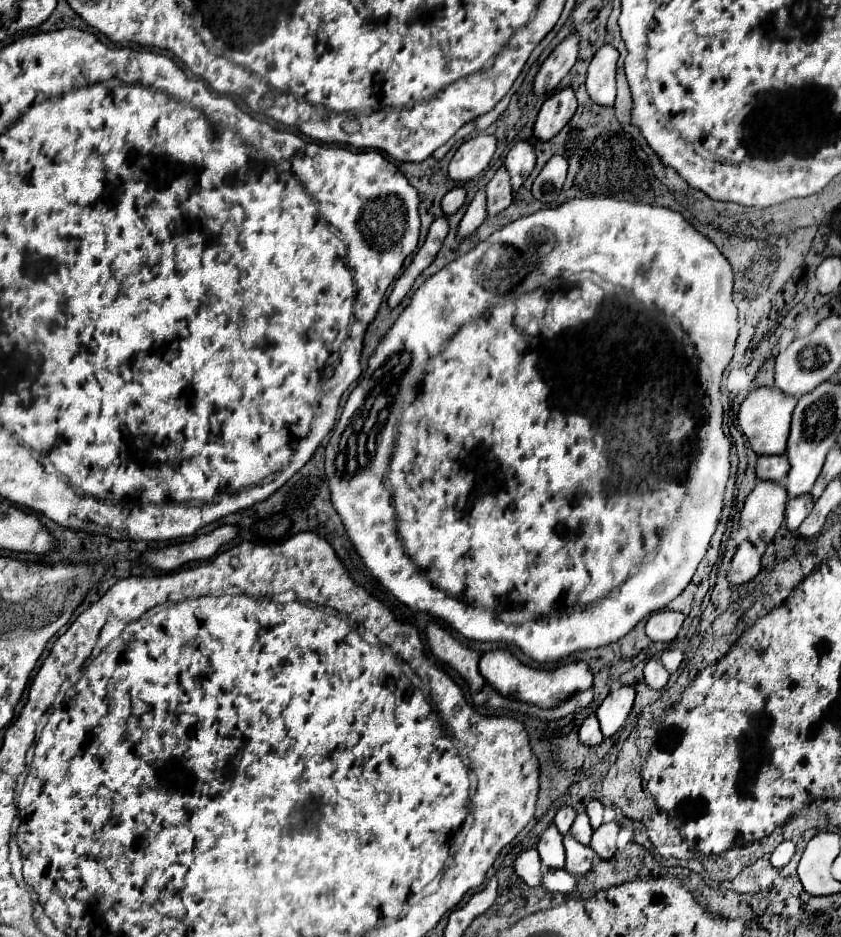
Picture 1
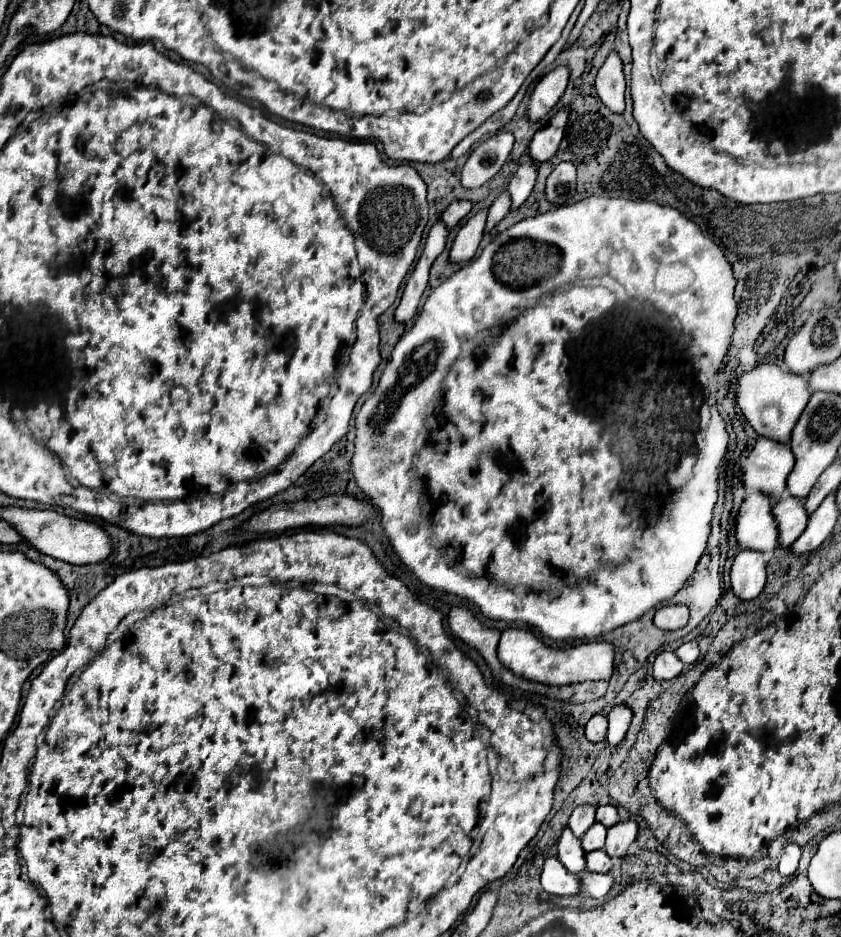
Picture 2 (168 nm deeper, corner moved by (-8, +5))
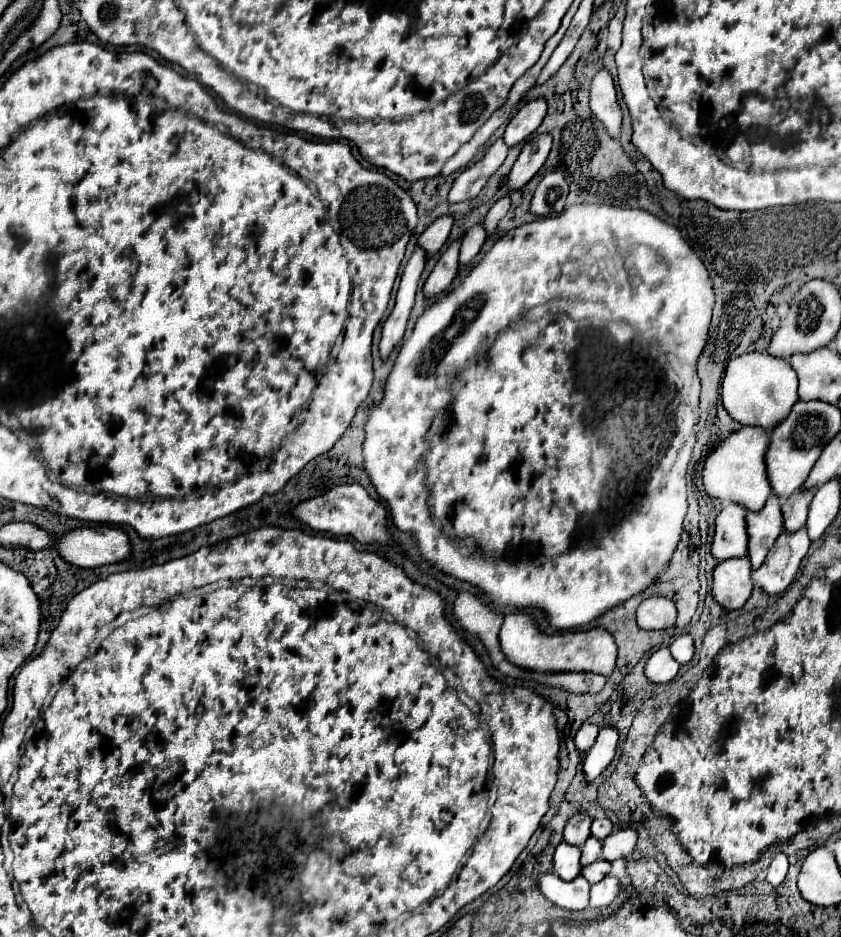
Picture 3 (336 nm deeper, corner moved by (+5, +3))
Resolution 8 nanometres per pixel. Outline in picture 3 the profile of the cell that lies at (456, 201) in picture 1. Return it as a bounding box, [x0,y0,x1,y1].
[418,216,454,256]

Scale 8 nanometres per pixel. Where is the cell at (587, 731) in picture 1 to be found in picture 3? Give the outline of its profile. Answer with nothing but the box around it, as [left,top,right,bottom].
[576,722,598,752]

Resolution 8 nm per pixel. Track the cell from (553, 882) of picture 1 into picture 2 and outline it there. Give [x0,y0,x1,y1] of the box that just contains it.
[579,870,615,900]

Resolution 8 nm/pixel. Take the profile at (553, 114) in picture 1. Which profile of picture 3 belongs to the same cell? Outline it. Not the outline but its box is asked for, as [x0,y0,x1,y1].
[508,134,552,190]

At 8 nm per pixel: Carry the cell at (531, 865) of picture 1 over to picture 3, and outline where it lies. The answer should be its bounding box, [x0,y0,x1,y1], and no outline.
[538,872,590,910]

